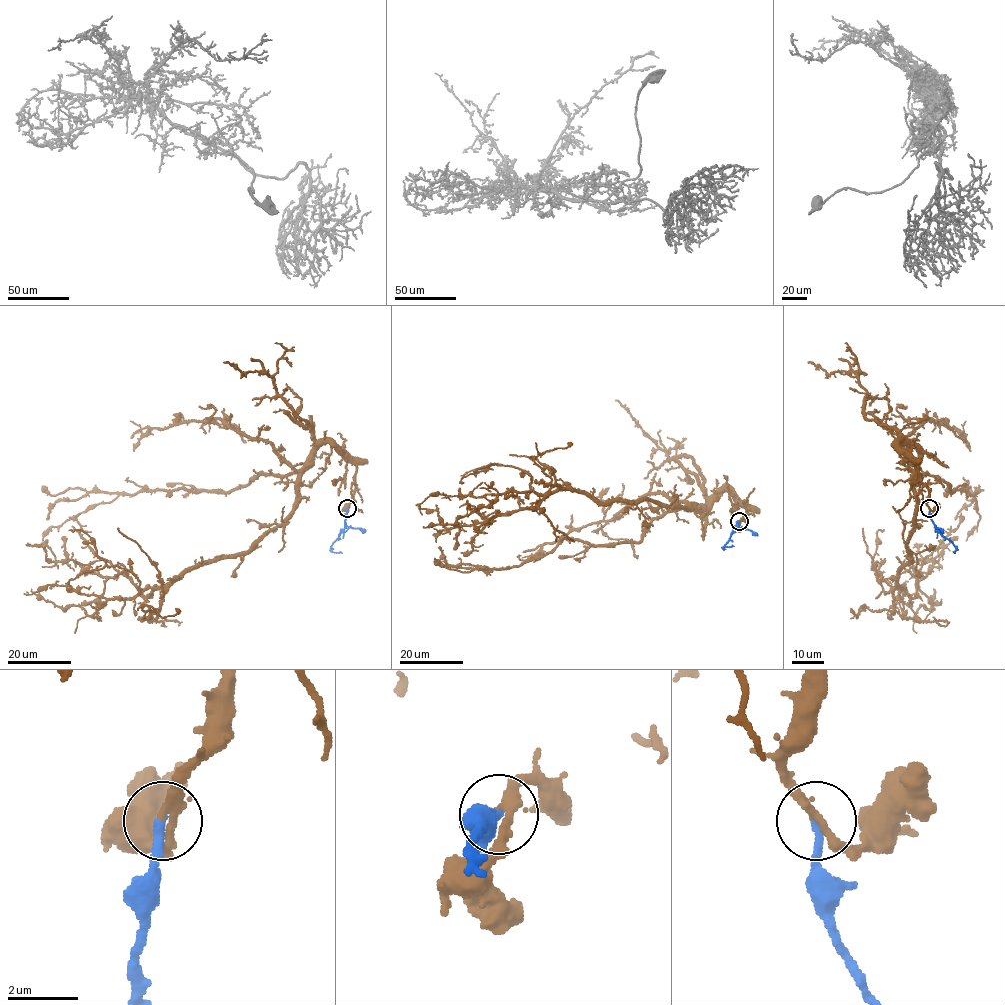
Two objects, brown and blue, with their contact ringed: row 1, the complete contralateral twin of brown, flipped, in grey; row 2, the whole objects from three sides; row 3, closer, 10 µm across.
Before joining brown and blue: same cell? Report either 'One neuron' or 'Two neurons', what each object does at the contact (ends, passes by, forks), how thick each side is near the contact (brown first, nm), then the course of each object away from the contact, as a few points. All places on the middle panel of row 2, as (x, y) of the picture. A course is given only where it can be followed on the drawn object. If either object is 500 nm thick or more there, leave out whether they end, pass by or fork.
One neuron. At the ring brown passes by. At the ring blue ends. Thickness 240 nm (brown) against 280 nm. Course of brown: (739, 521), (748, 509), (723, 490), (705, 510), (559, 490), (464, 526), (422, 514). Course of blue: (739, 521), (722, 547), (733, 546)

